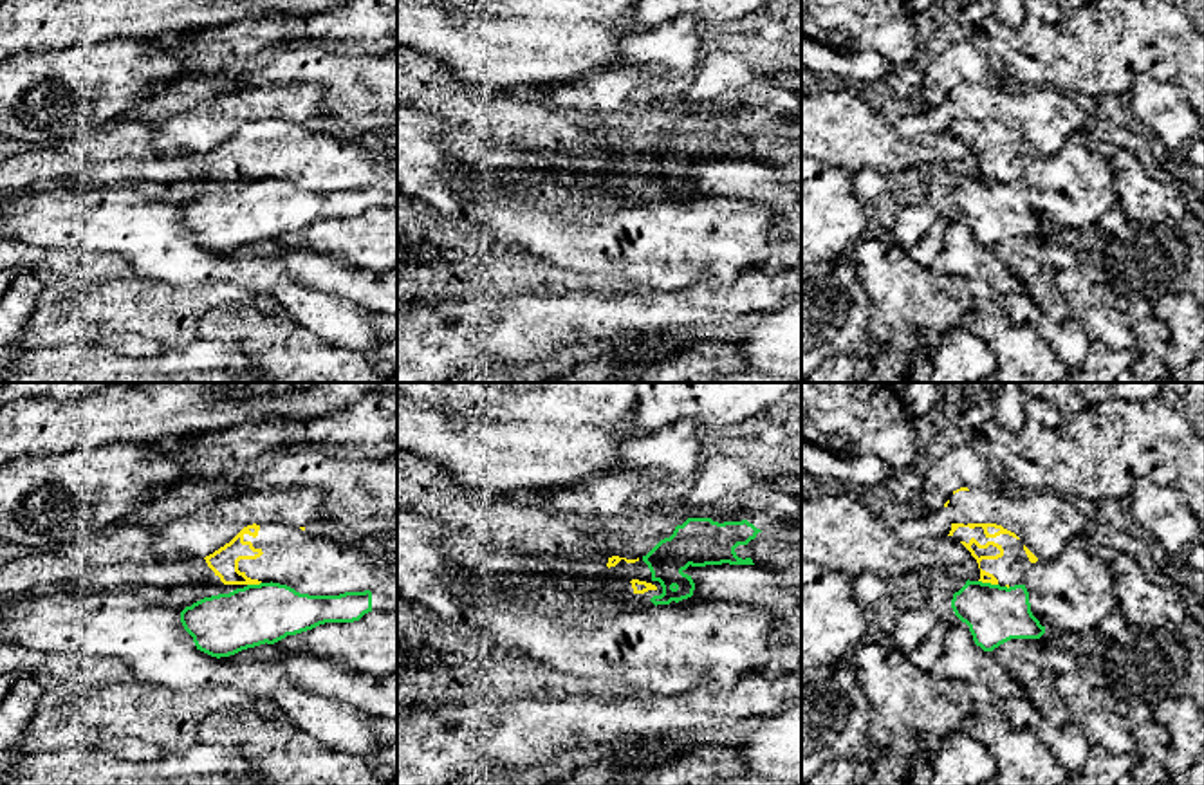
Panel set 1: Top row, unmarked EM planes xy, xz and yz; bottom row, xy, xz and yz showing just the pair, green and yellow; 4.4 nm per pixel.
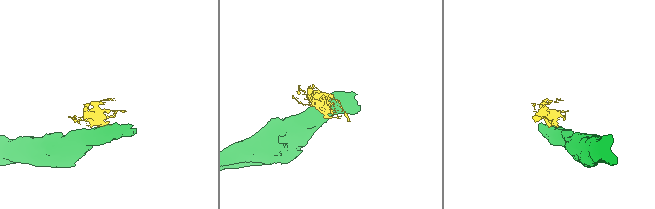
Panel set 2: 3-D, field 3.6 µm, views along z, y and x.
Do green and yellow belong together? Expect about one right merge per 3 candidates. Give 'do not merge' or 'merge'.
do not merge

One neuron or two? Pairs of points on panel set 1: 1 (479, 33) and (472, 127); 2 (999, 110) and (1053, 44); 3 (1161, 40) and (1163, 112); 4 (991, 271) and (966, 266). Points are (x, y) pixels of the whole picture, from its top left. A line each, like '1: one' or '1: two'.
1: two
2: two
3: two
4: one

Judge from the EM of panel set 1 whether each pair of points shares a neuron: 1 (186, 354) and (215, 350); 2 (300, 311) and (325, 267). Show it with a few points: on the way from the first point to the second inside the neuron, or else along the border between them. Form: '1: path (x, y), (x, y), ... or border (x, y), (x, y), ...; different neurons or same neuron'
1: path (194, 354), (208, 354); same neuron
2: border (284, 264), (284, 269), (295, 280), (352, 302); different neurons

